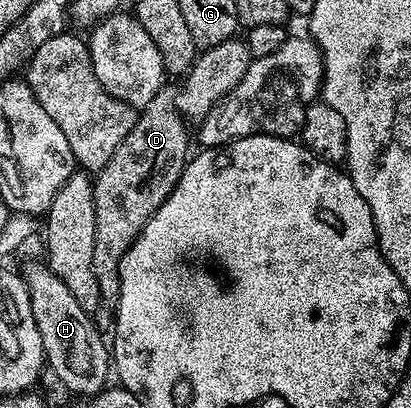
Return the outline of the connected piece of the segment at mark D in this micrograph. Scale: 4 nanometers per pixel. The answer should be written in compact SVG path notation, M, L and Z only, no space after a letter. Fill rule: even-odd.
M171 84L161 86L160 90L137 113L134 128L126 135L126 140L118 144L114 156L106 160L106 168L95 171L92 184L92 195L94 196L94 276L98 276L98 288L100 297L105 303L115 303L116 297L120 295L120 261L130 244L142 228L148 225L154 212L162 205L172 189L180 182L180 174L186 169L189 161L188 155L188 129L189 123L178 112L176 103L177 87Z

